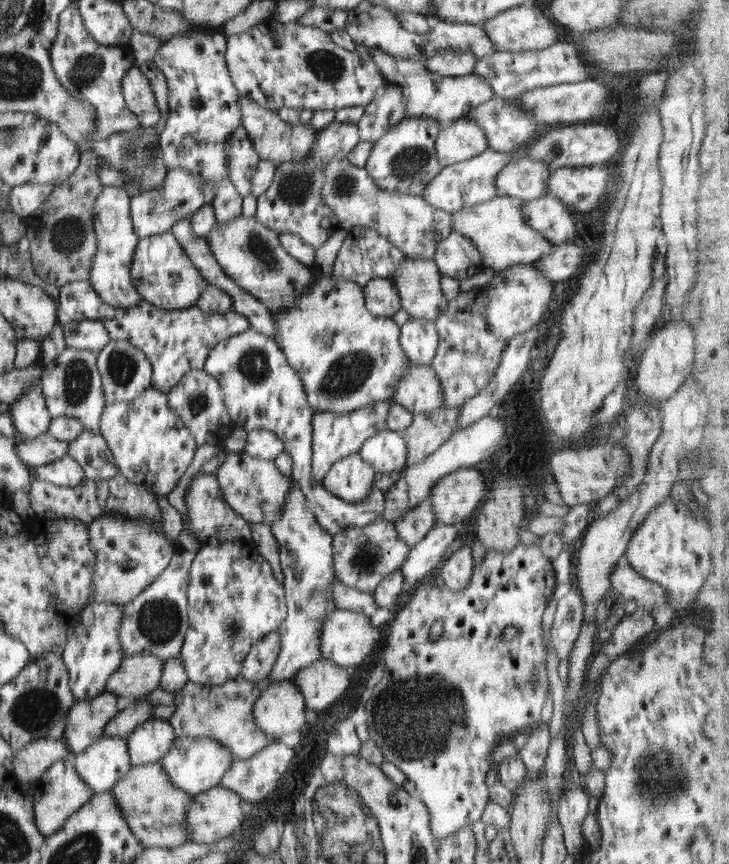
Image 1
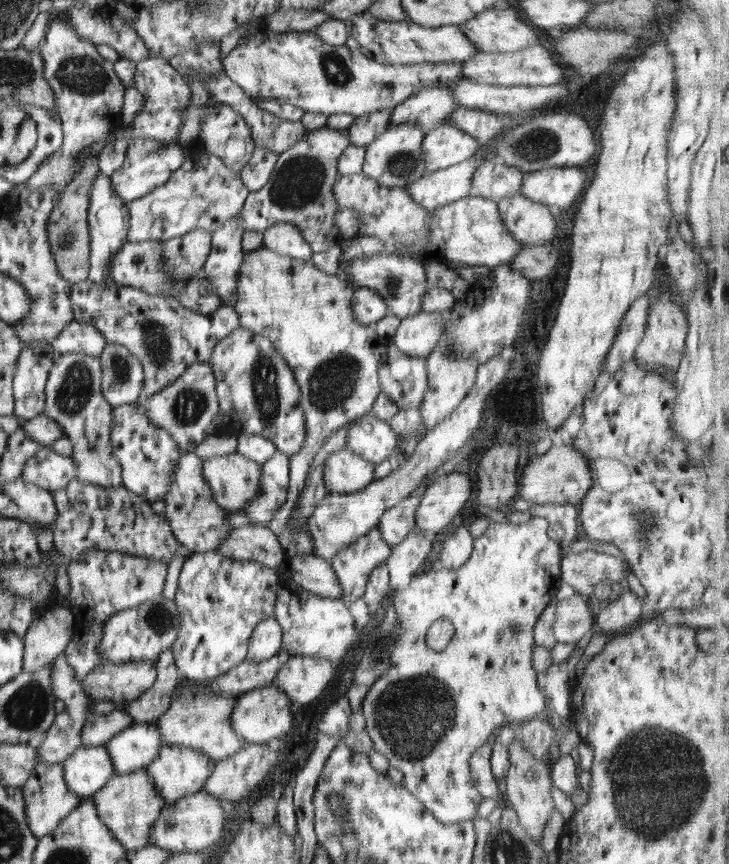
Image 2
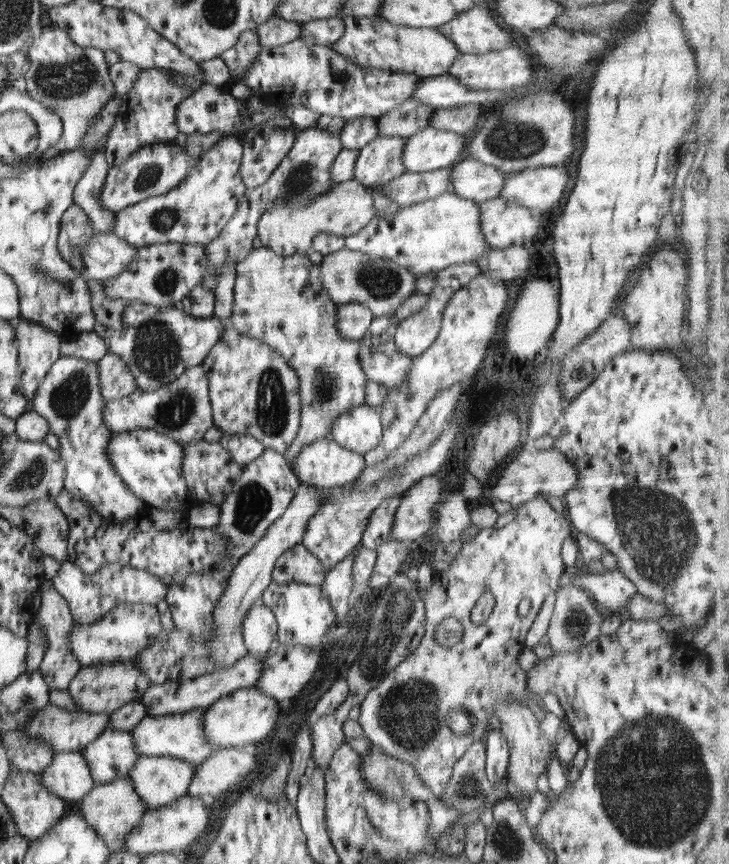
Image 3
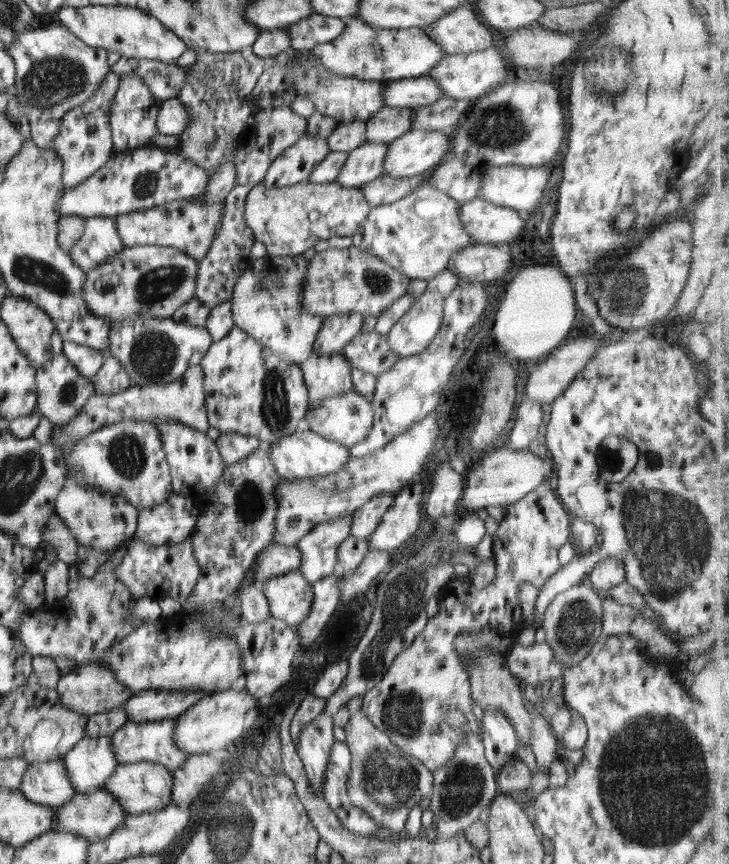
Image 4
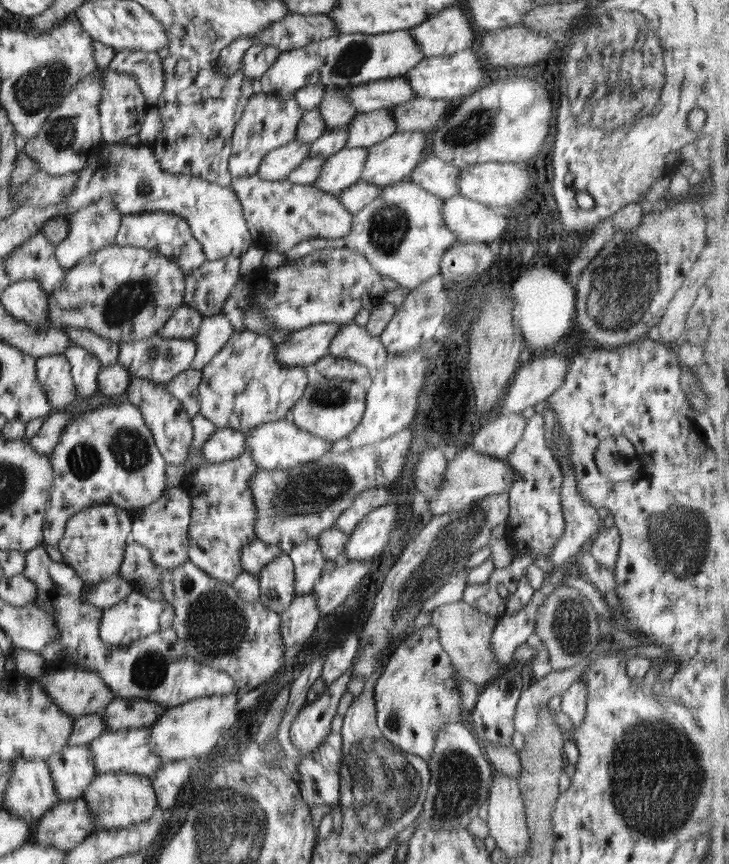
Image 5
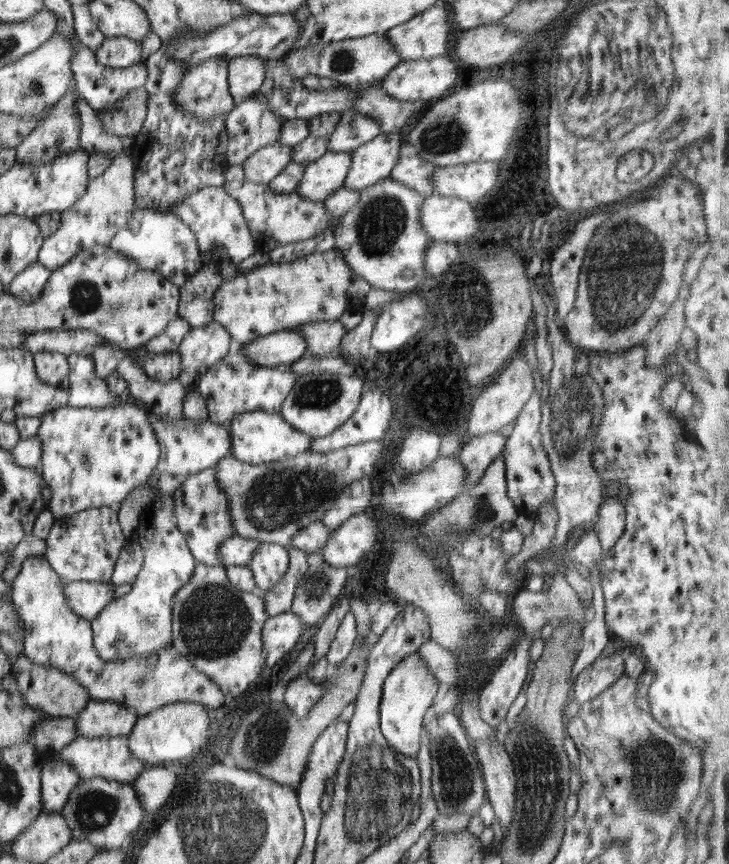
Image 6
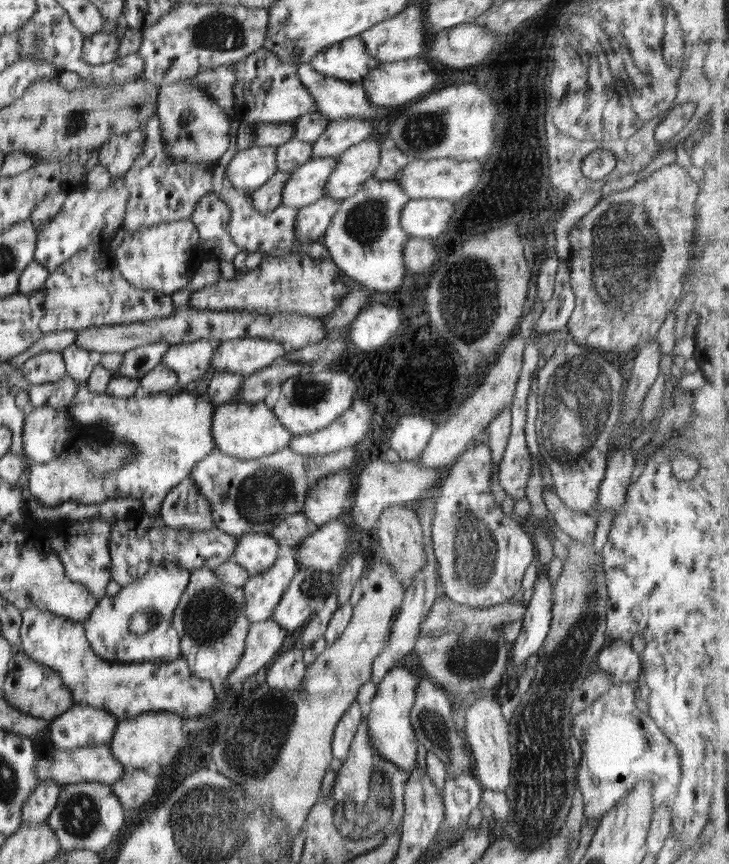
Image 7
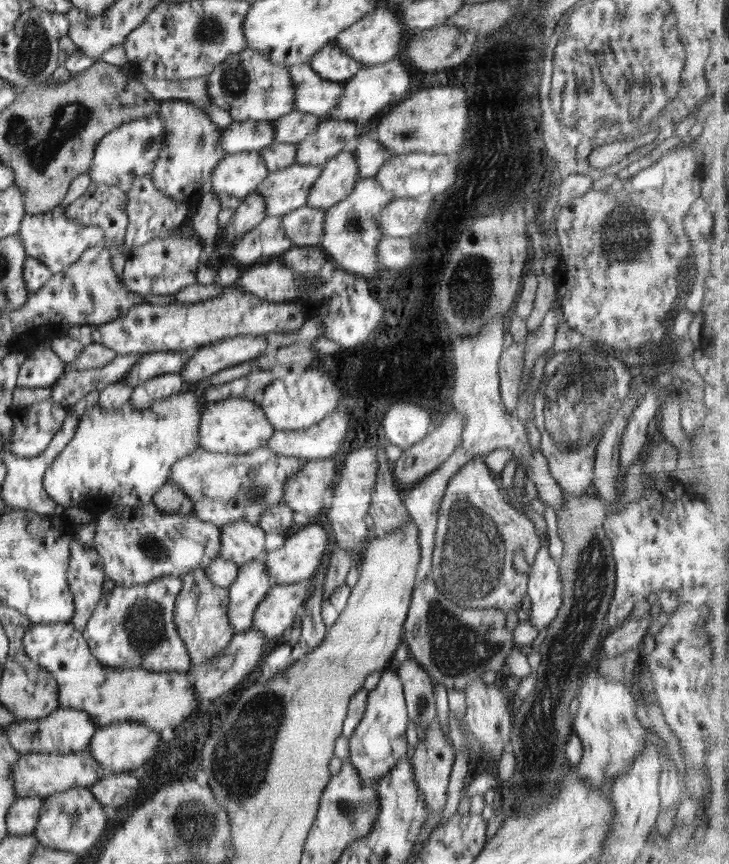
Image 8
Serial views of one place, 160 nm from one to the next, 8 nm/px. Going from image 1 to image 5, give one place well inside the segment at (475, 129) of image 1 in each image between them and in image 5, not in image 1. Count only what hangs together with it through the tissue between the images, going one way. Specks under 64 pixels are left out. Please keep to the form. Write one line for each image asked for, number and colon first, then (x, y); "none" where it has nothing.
2: (444, 146)
3: (430, 149)
4: (419, 151)
5: (391, 161)

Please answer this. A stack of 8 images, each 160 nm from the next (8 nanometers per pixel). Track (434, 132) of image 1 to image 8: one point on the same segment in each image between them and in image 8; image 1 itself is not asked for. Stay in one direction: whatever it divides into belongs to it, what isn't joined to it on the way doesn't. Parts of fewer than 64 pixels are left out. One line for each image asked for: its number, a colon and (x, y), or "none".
2: (394, 159)
3: (380, 161)
4: (365, 163)
5: (341, 170)
6: (323, 177)
7: (306, 185)
8: (285, 190)

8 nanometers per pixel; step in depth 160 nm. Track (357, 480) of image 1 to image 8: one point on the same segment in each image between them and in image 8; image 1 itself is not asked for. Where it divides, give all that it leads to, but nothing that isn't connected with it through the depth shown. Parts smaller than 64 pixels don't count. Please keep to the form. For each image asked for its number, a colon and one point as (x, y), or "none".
2: (345, 471)
3: (326, 464)
4: (303, 454)
5: (281, 445)
6: (261, 437)
7: (247, 431)
8: (231, 426)

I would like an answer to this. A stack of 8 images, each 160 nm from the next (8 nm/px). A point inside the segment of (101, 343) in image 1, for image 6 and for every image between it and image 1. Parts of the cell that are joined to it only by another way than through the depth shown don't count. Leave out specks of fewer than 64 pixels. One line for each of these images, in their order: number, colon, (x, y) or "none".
2: (76, 337)
3: (89, 346)
4: (87, 360)
5: (85, 367)
6: (86, 390)

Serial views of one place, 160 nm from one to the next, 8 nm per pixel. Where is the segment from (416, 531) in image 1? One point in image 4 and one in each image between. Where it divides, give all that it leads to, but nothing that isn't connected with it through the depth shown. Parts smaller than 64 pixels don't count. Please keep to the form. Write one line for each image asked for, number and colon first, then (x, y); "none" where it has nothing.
2: (396, 524)
3: (379, 527)
4: (365, 519)

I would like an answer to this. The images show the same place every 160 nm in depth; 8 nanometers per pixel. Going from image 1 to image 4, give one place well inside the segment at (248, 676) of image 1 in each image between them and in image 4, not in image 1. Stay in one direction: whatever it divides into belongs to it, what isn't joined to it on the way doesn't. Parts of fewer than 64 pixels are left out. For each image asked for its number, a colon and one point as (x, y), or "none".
2: (265, 641)
3: (259, 628)
4: (253, 606)

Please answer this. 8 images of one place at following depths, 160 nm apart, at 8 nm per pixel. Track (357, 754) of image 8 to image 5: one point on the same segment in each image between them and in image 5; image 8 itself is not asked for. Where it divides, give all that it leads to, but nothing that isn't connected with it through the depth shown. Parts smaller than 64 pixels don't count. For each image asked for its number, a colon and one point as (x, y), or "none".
5: (416, 696)
6: (408, 691)
7: (389, 727)

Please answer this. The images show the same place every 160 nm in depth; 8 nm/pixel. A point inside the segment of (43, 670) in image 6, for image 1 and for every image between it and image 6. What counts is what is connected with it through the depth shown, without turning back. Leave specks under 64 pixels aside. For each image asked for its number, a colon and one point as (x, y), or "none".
1: (139, 674)
2: (122, 682)
3: (103, 688)
4: (90, 689)
5: (77, 693)

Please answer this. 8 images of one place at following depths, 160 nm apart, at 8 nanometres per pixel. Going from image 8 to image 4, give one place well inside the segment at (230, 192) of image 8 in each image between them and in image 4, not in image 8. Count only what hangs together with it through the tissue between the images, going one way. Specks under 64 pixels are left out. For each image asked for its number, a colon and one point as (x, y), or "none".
4: (295, 165)
5: (276, 165)
6: (264, 164)
7: (248, 170)

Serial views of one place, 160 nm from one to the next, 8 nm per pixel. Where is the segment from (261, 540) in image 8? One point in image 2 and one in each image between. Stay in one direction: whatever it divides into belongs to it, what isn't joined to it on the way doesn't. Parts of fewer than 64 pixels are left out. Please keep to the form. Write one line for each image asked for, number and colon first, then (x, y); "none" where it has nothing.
2: (312, 625)
3: (304, 613)
4: (290, 596)
5: (277, 579)
6: (271, 561)
7: (257, 553)

